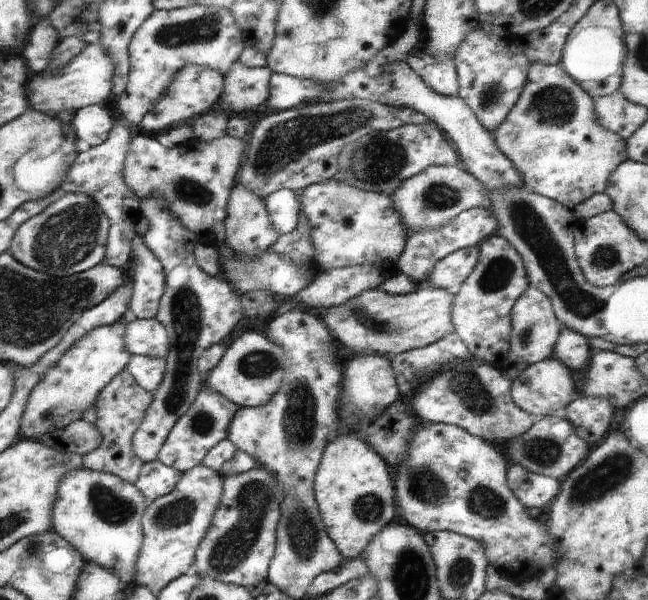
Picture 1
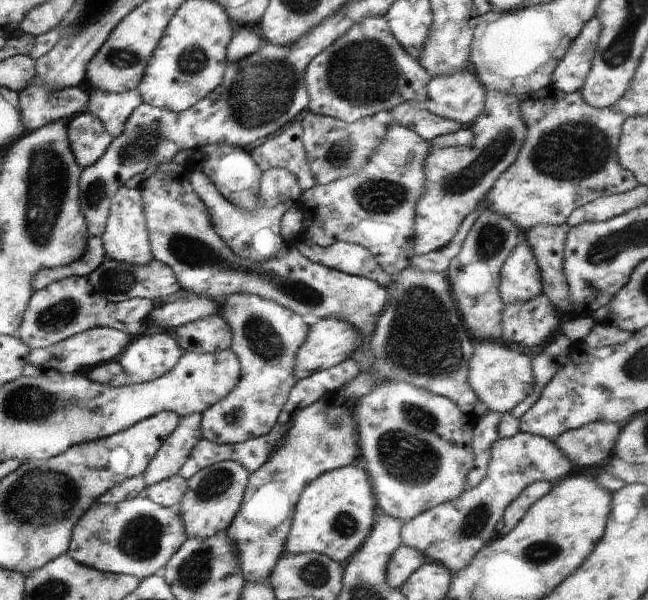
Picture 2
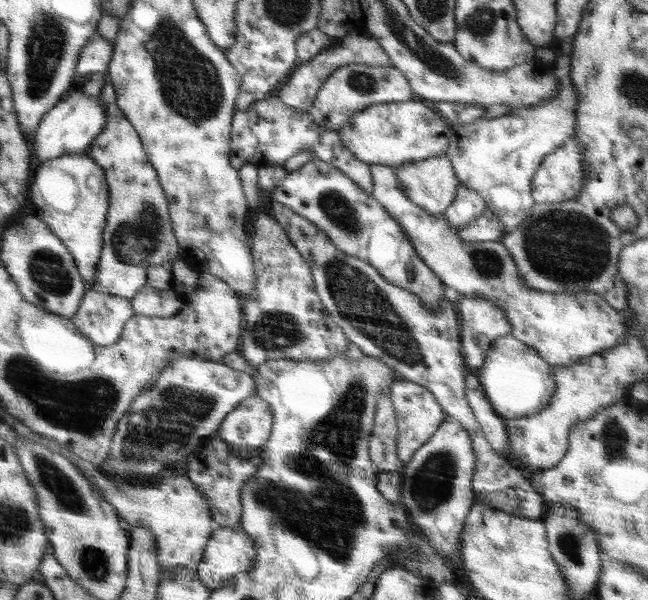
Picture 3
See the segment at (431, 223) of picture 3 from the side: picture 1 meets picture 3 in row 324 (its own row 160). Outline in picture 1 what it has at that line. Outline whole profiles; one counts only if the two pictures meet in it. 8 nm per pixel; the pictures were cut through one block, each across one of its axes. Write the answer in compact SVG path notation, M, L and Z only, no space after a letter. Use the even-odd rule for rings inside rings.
M531 64L526 85L518 103L510 108L506 120L492 132L496 148L518 170L523 187L536 195L550 198L564 208L574 210L594 194L604 193L612 172L627 160L626 142L598 124L593 98L590 98L570 76L556 64Z

